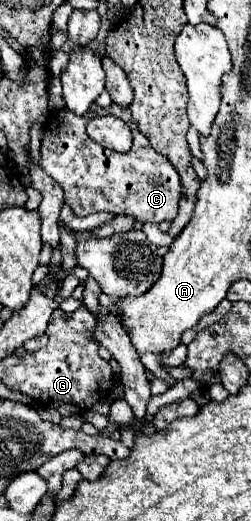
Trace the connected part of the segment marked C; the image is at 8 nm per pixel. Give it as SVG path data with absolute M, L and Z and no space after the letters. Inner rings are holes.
M111 104L109 108L93 106L89 110L89 114L85 114L85 118L77 118L75 114L69 114L69 110L53 112L45 124L45 134L43 134L43 142L41 142L41 166L65 190L65 202L71 206L75 216L89 216L93 212L113 212L113 214L133 216L141 222L157 222L157 224L161 220L173 220L177 216L177 202L179 202L179 194L181 194L181 182L179 182L177 170L173 170L173 166L167 158L161 158L161 154L157 154L149 146L149 140L145 138L145 134L139 132L137 124L133 122L131 112L121 110L117 104ZM105 114L121 118L131 128L133 146L129 152L119 154L115 150L107 150L107 148L95 144L87 136L87 132L85 132L87 122L95 116L105 116Z

